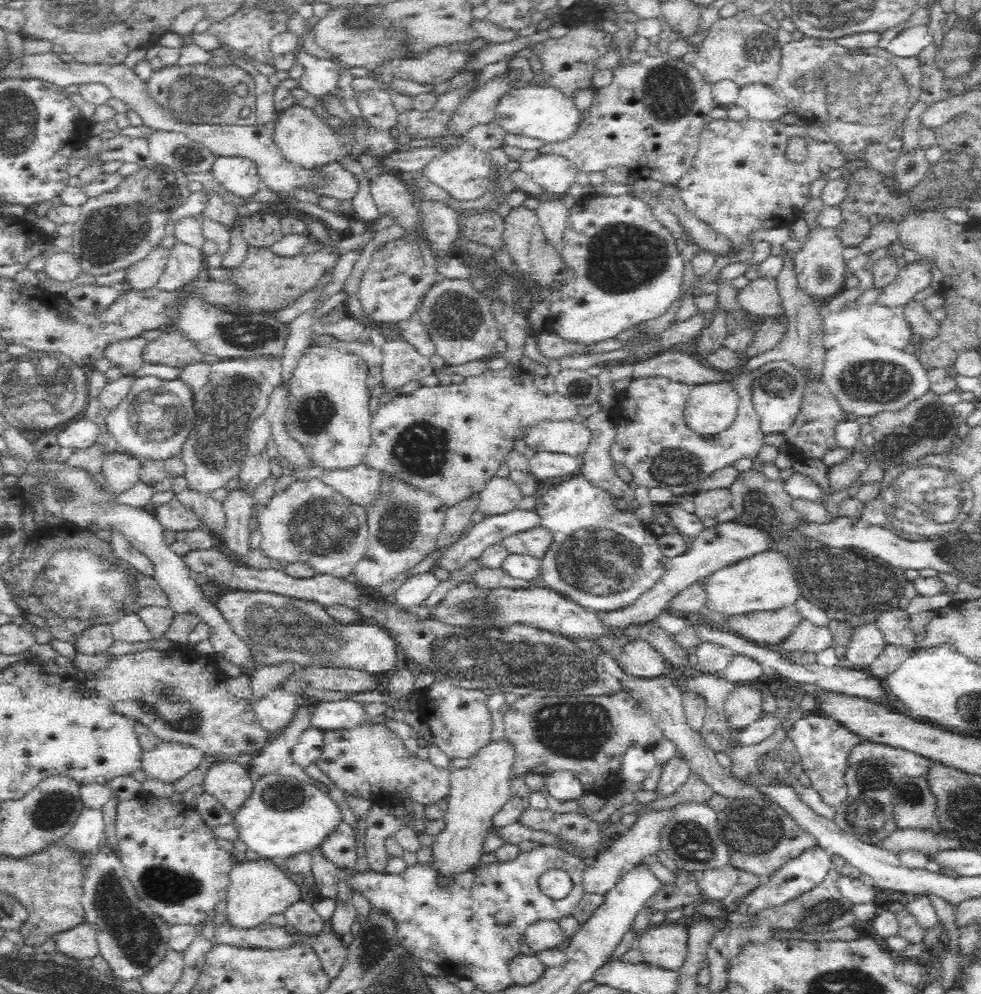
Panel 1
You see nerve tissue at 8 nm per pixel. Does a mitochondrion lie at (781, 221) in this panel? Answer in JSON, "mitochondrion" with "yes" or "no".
{"mitochondrion":"no"}

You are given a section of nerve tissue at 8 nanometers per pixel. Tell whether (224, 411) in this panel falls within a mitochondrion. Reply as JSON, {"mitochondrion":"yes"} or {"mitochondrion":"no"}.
{"mitochondrion":"yes"}

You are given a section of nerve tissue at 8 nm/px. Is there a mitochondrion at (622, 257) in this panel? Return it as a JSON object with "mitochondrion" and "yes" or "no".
{"mitochondrion":"yes"}

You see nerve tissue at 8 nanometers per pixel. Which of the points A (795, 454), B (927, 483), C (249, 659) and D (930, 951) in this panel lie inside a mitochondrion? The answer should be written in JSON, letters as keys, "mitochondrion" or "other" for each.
{"A":"other","B":"mitochondrion","C":"mitochondrion","D":"other"}

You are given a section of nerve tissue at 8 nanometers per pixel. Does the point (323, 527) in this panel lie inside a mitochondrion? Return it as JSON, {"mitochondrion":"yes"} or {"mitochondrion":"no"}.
{"mitochondrion":"yes"}

